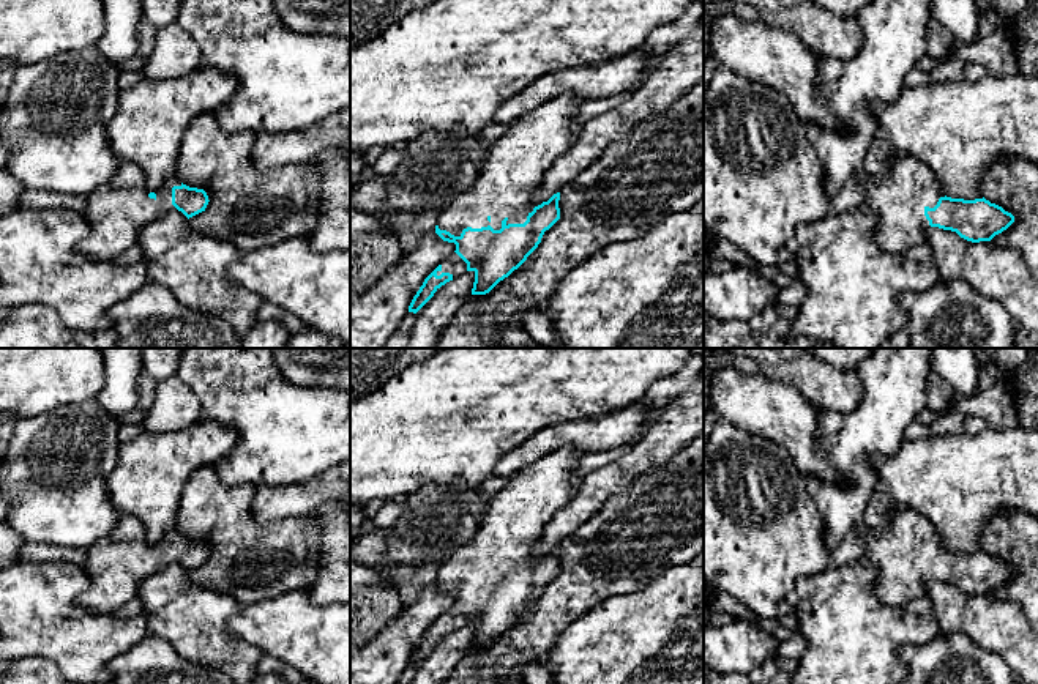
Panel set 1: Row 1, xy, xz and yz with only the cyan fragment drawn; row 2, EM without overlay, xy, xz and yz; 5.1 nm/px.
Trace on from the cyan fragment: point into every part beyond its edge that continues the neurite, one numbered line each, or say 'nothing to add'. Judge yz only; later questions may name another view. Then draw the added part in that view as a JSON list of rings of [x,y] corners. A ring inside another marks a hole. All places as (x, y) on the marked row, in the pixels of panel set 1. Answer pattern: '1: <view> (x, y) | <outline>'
1: yz (898, 197) | [[[891,154],[885,175],[864,178],[866,208],[877,214],[877,244],[896,255],[904,255],[910,247],[926,244],[929,221],[924,208],[934,208],[945,197],[934,172],[910,156]]]

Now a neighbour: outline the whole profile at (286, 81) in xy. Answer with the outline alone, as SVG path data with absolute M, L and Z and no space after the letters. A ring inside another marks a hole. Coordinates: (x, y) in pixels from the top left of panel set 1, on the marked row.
M181 0L177 22L199 44L199 68L215 68L237 79L232 98L213 110L226 134L308 129L350 107L350 43L338 35L295 33L279 19L270 0Z

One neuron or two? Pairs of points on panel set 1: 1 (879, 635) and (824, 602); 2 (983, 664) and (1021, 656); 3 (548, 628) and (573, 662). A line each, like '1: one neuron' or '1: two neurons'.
1: one neuron
2: two neurons
3: two neurons

